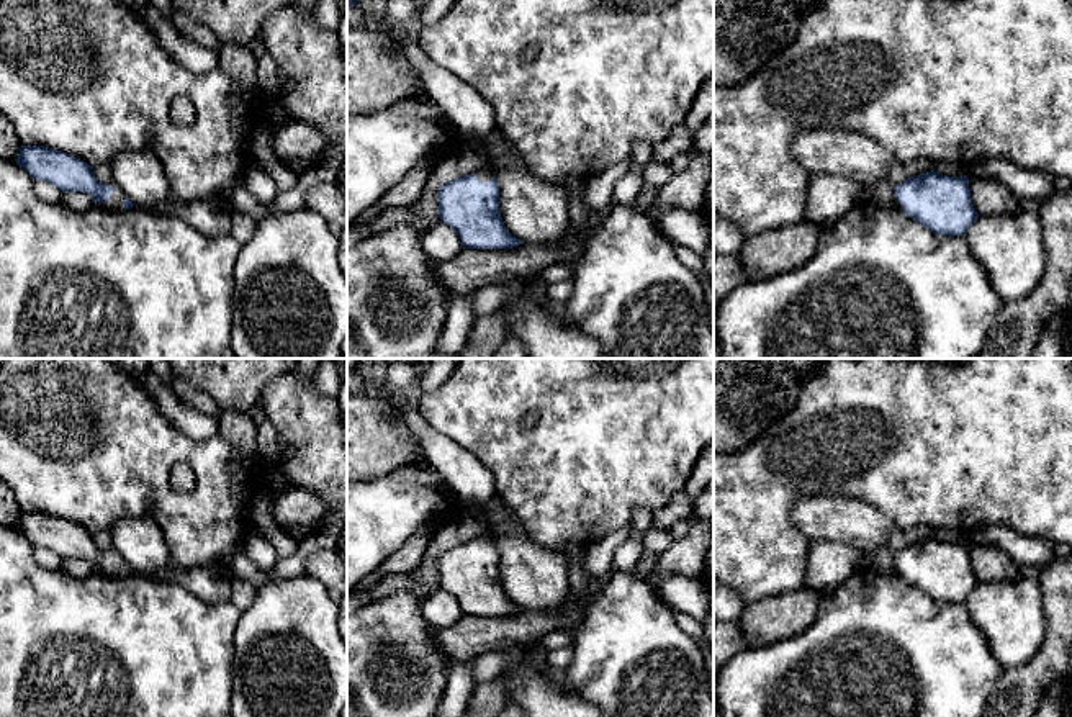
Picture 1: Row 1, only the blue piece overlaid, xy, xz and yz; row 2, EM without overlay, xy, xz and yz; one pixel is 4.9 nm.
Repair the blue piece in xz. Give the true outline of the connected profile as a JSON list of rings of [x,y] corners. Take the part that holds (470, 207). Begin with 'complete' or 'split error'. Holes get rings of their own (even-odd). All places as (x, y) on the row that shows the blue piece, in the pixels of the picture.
split error; [[[488,167],[442,185],[437,190],[437,203],[440,223],[458,234],[463,249],[514,249],[522,244],[502,223],[499,187]]]

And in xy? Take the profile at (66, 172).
split error; [[[21,144],[15,162],[34,180],[49,182],[64,193],[80,192],[90,195],[95,206],[113,211],[134,206],[116,182],[98,182],[87,162],[62,151]]]

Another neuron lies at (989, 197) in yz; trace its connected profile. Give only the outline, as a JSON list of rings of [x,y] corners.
[[[969,178],[971,201],[979,216],[1016,214],[1021,211],[1018,198],[993,178]]]

